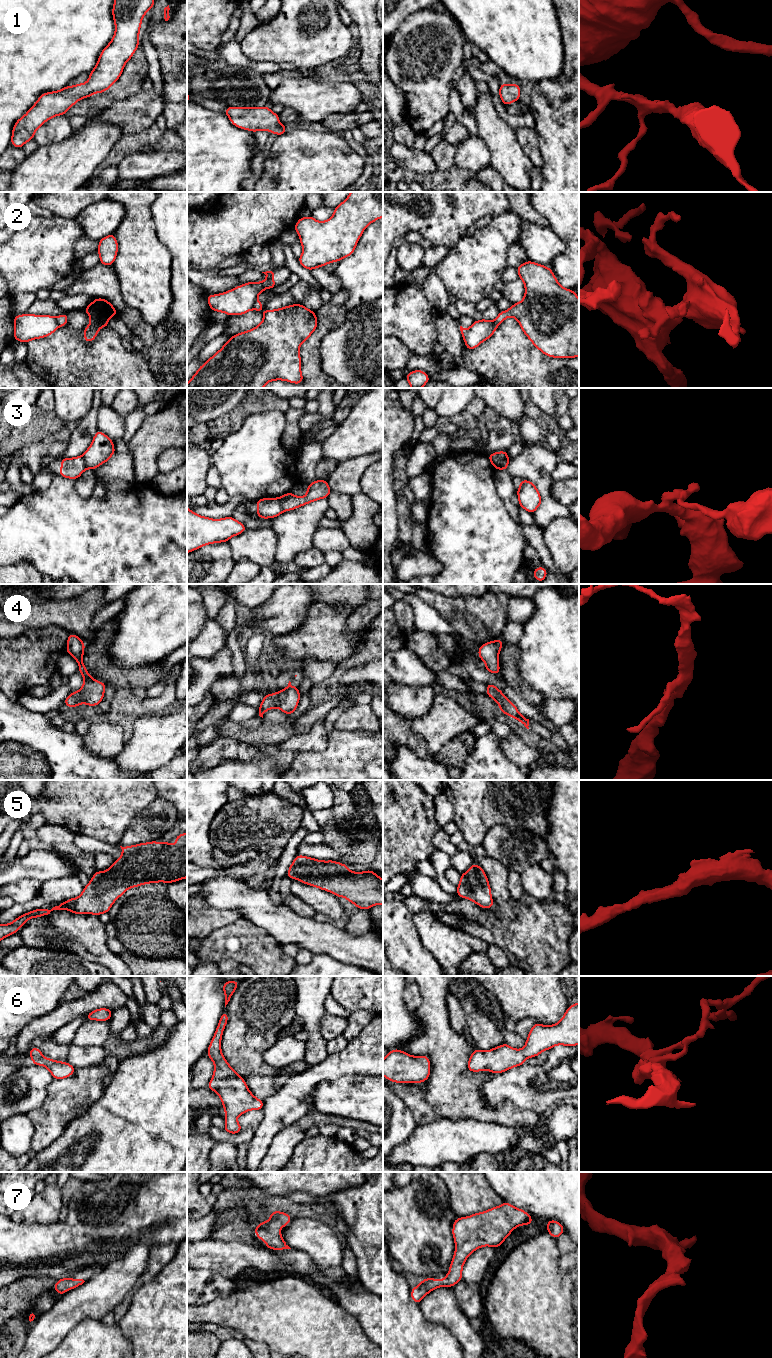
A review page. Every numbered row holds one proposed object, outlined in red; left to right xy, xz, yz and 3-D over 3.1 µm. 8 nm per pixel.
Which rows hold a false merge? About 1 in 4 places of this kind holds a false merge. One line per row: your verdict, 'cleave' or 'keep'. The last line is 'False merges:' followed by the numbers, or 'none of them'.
1: keep
2: cleave
3: cleave
4: keep
5: keep
6: keep
7: keep
False merges: 2, 3

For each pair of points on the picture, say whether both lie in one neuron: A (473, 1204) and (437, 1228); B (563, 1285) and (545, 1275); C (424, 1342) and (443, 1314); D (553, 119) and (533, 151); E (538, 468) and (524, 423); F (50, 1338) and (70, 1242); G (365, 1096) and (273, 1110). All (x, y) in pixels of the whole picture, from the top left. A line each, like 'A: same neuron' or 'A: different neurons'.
A: different neurons
B: same neuron
C: different neurons
D: different neurons
E: different neurons
F: different neurons
G: different neurons

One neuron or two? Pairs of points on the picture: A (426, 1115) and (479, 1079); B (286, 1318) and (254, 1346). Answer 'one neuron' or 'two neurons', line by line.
A: two neurons
B: two neurons

